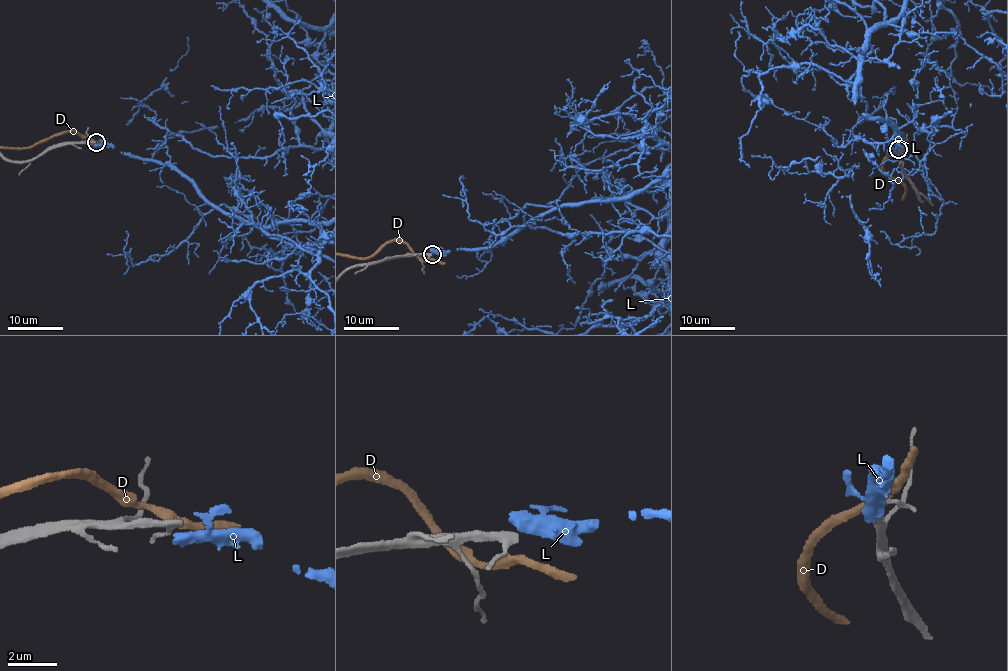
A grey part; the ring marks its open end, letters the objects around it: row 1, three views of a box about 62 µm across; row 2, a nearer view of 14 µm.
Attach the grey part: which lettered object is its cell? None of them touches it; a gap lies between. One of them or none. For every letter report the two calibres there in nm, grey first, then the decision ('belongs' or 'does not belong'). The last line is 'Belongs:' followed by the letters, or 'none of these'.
D: 240/360 nm | does not belong
L: 240/650 nm | does not belong
Belongs: none of these

